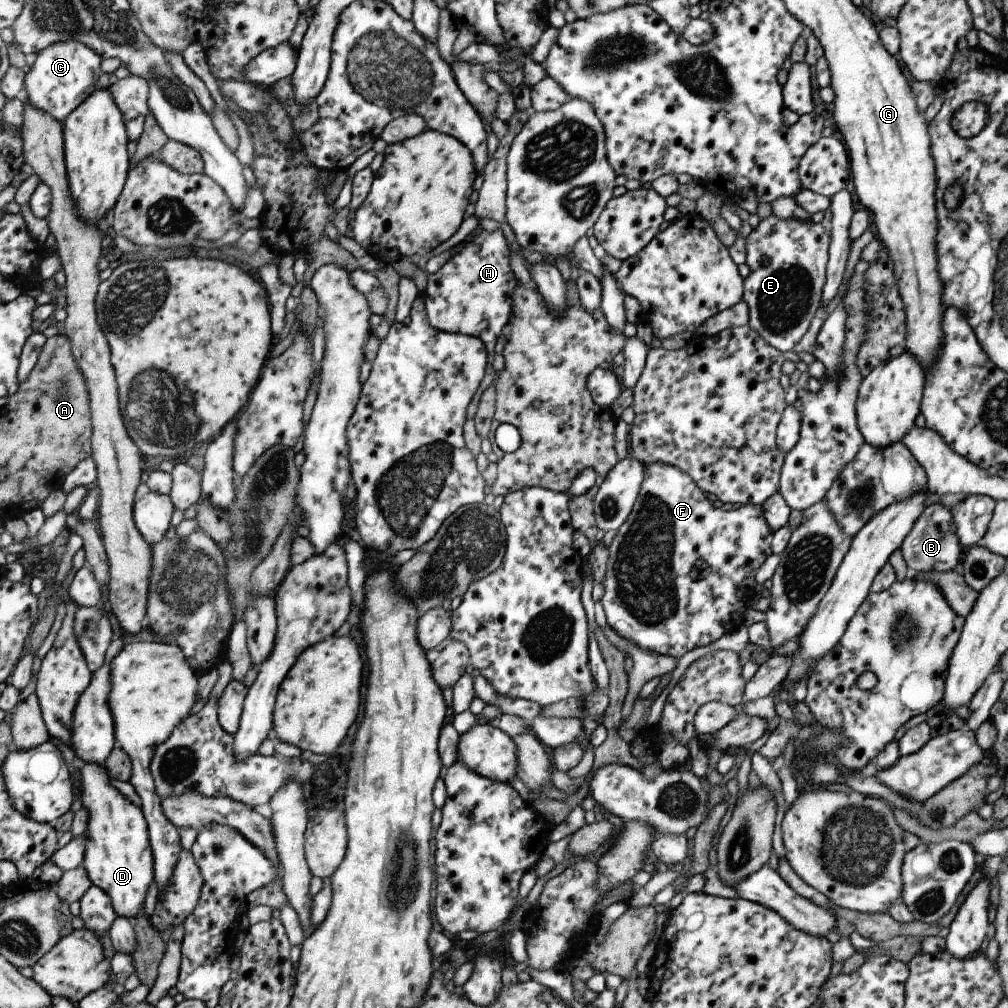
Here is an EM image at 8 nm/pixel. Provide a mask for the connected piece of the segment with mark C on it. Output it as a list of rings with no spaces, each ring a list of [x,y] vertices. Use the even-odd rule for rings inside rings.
[[[80,41],[54,42],[37,53],[30,63],[30,70],[24,79],[24,97],[34,108],[40,108],[52,118],[62,121],[97,89],[96,84],[102,74],[102,60],[101,55]]]

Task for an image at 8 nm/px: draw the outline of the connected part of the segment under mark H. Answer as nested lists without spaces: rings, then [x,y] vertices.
[[[478,226],[476,236],[466,242],[442,268],[436,273],[428,274],[427,286],[423,292],[426,318],[428,324],[438,332],[463,334],[482,340],[487,352],[487,368],[480,382],[477,395],[472,398],[466,410],[466,418],[474,418],[480,394],[492,385],[496,371],[492,367],[496,350],[496,340],[500,334],[505,334],[508,320],[512,316],[512,294],[518,286],[510,268],[510,247],[500,229],[486,232]]]

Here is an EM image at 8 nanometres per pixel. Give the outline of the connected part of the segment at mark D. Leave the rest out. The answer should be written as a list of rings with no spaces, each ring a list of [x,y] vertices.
[[[77,761],[80,769],[80,798],[88,810],[84,860],[91,883],[106,892],[117,916],[133,920],[142,912],[146,894],[154,882],[153,854],[142,809],[112,786],[105,766]]]

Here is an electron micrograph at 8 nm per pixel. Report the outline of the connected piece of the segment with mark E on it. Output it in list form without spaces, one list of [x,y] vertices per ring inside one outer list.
[[[770,214],[770,216],[763,218],[760,220],[758,226],[752,230],[752,232],[746,238],[746,264],[750,268],[749,275],[743,279],[743,299],[748,306],[748,326],[752,328],[752,330],[756,330],[758,334],[768,344],[771,344],[776,350],[780,350],[780,352],[788,352],[788,350],[792,350],[796,343],[806,334],[808,327],[810,326],[810,322],[812,322],[812,318],[814,318],[814,314],[816,314],[816,310],[821,305],[822,302],[822,293],[824,288],[824,283],[826,282],[826,271],[827,264],[829,259],[829,244],[831,241],[831,234],[824,229],[824,226],[820,223],[812,222],[808,220],[808,222],[804,222],[804,220],[798,220],[798,218],[788,218],[788,220],[782,220],[782,218],[776,216],[776,214]]]

